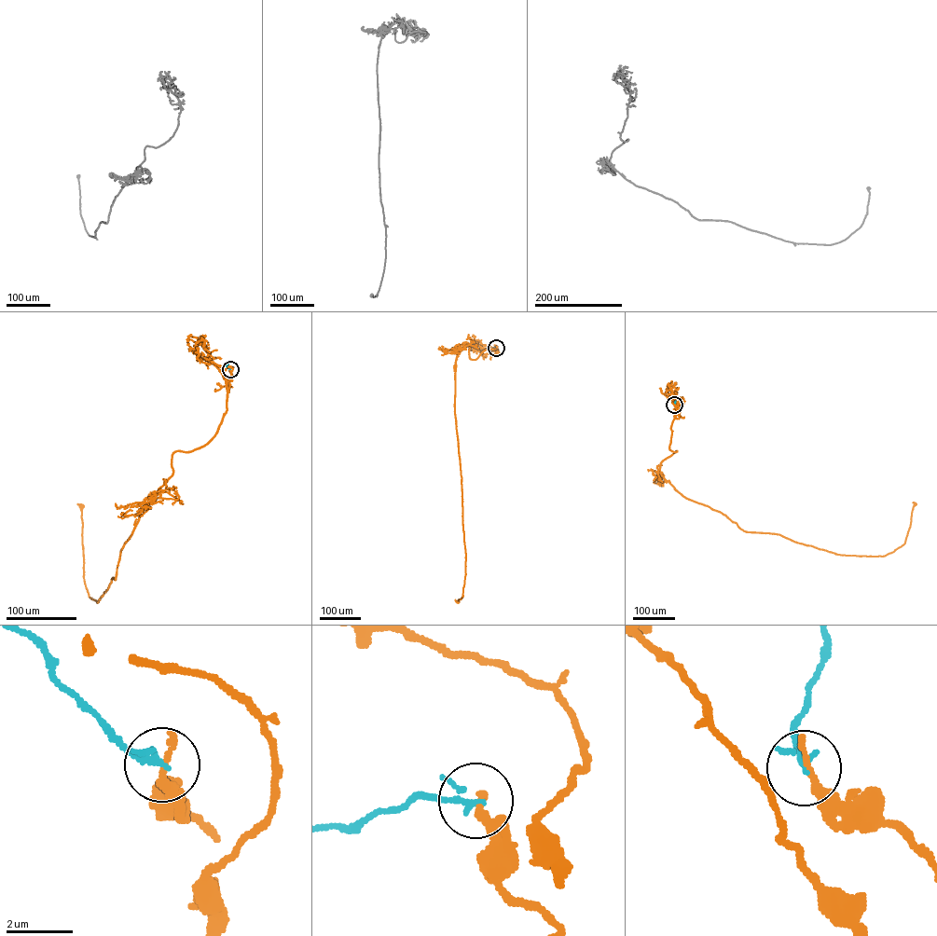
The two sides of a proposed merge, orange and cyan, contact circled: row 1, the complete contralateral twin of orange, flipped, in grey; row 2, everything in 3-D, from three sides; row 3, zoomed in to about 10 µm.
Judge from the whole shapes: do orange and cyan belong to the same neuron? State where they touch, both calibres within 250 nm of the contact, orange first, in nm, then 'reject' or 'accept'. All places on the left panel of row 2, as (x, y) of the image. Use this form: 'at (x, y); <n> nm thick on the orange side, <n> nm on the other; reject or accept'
at (230, 369); 280 nm thick on the orange side, 160 nm on the other; reject

